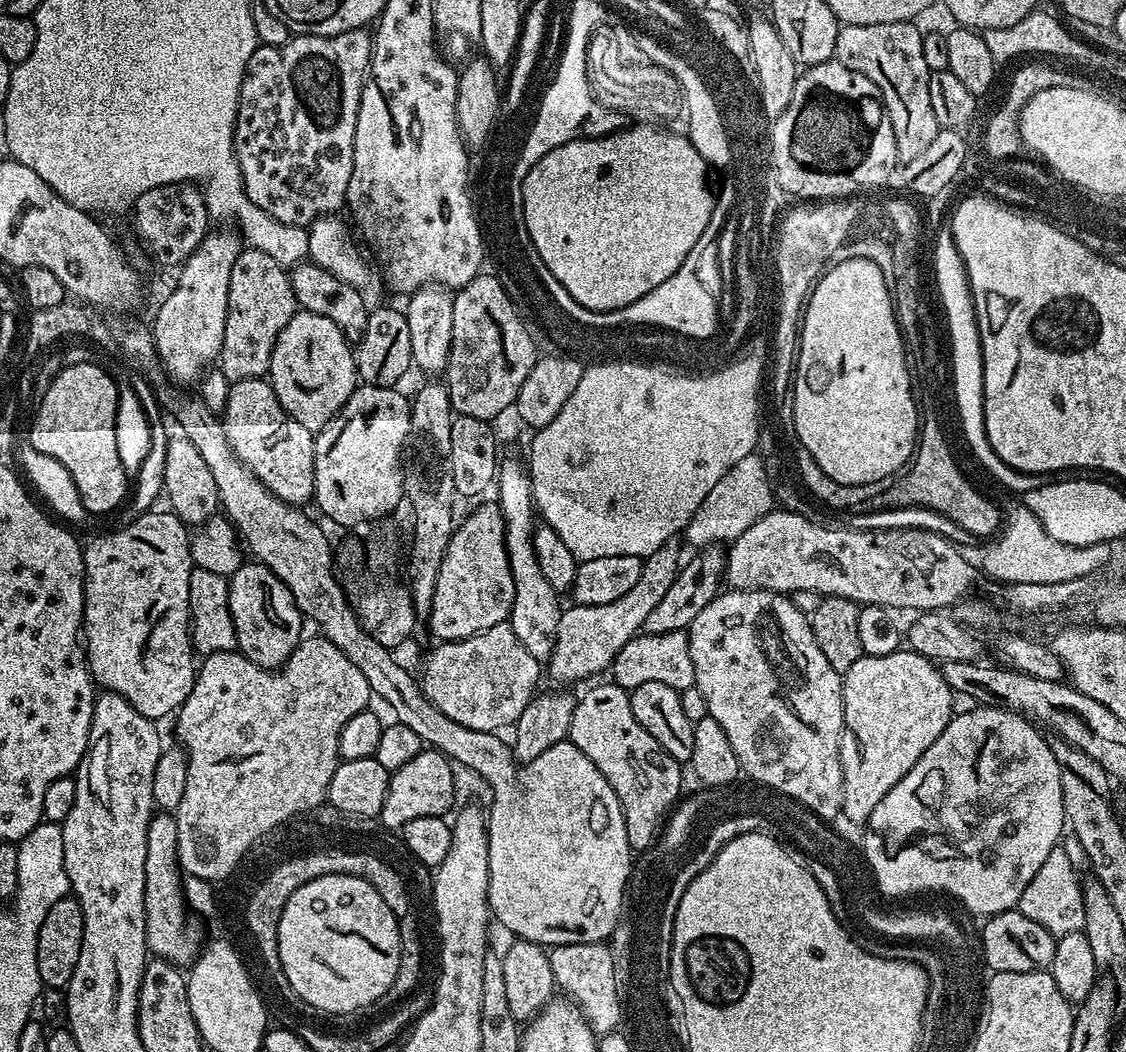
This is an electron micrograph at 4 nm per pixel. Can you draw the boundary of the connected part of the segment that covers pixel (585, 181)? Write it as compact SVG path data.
M636 124L625 132L609 131L606 136L589 136L578 140L571 140L546 154L546 158L538 158L532 169L524 175L522 182L522 210L525 214L526 230L529 231L530 242L539 258L546 262L547 269L554 274L562 286L570 292L570 296L579 302L582 307L590 311L616 311L619 308L630 306L638 301L654 286L661 286L683 266L686 256L690 254L698 238L702 238L702 232L706 230L707 223L711 221L712 212L715 210L717 197L714 188L708 185L708 172L710 165L704 161L702 154L693 146L687 135L676 132L663 132L660 128L651 128L648 124Z

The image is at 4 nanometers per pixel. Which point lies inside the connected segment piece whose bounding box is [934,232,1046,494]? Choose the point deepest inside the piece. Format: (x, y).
(955, 293)

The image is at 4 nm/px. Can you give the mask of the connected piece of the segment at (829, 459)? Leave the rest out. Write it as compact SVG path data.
M852 260L851 265L840 264L824 284L820 284L820 292L816 292L816 300L812 300L812 312L808 312L808 328L804 328L804 360L795 360L794 383L790 388L792 415L790 421L796 427L798 438L806 450L826 470L826 474L836 476L836 480L876 480L876 476L884 476L884 472L892 472L896 464L907 455L907 447L912 435L912 400L908 400L908 380L904 380L904 363L900 356L900 340L896 340L896 328L892 325L892 312L888 312L888 296L884 296L884 284L880 284L880 272L872 268L872 264L864 264L864 260Z

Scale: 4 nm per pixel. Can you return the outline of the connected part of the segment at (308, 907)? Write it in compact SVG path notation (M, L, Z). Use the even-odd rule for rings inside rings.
M346 874L314 878L314 882L298 886L282 910L278 924L278 956L290 986L310 1006L323 1014L356 1014L382 998L394 982L400 962L399 922L370 882Z

